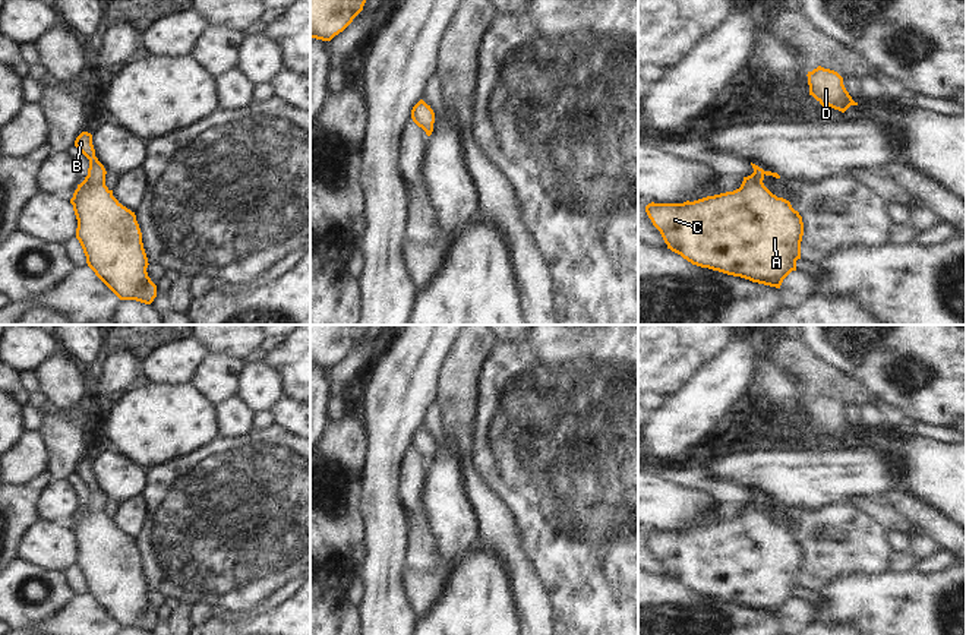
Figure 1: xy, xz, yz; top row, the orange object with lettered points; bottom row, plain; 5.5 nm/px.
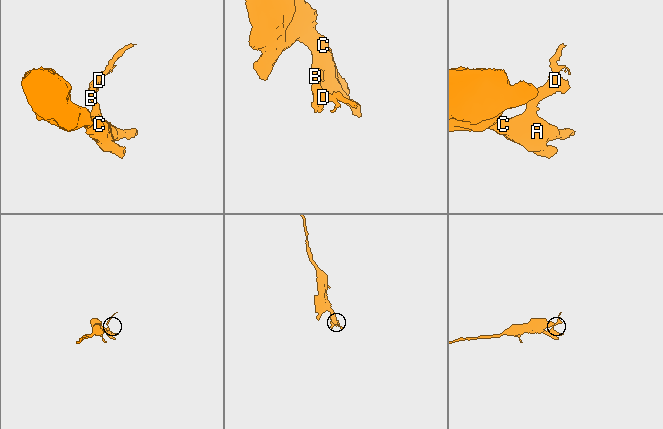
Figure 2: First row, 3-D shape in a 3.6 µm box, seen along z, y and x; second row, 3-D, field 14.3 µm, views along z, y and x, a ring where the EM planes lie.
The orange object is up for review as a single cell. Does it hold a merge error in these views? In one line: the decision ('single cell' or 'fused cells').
single cell

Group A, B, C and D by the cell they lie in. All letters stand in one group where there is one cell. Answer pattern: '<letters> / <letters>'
A B C D

